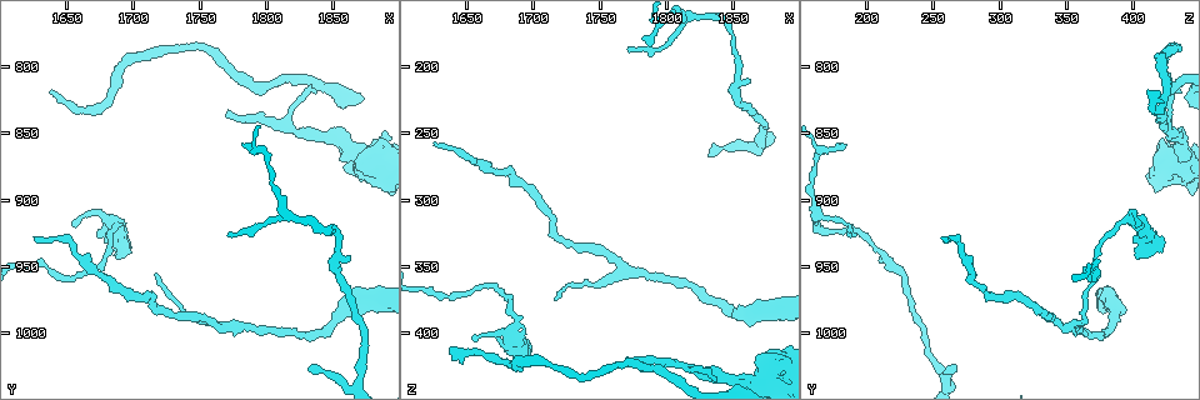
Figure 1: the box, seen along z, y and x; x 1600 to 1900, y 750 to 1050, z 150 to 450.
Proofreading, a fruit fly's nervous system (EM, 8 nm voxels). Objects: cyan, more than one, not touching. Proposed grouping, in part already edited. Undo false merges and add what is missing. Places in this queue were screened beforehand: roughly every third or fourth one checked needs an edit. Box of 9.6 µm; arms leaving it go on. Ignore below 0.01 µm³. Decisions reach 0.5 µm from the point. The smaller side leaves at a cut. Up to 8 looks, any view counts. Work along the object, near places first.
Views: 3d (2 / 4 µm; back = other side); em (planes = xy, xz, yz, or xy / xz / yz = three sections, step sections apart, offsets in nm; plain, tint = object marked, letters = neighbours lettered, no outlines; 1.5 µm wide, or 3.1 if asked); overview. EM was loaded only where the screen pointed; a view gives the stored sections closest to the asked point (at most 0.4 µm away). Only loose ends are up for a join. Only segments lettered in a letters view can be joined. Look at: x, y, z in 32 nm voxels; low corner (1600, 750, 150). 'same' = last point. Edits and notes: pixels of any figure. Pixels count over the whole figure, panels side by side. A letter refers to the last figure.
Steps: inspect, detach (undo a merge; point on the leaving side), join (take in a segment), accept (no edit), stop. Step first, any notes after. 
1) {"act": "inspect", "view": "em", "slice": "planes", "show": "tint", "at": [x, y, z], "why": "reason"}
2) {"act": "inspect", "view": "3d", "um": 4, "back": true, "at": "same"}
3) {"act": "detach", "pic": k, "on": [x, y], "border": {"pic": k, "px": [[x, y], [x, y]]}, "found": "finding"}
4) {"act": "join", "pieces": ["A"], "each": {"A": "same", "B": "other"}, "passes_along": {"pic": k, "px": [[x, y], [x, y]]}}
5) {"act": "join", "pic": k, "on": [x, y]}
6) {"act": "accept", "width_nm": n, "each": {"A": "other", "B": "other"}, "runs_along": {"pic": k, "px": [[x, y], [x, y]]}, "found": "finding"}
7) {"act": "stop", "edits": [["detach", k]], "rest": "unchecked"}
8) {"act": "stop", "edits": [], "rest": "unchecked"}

{"act": "inspect", "view": "em", "slice": "planes", "show": "plain", "at": [1772, 994, 356], "why": "three-way junction"}

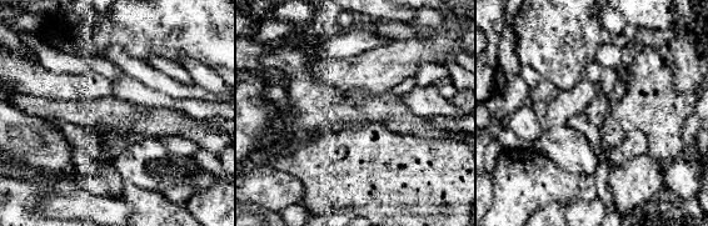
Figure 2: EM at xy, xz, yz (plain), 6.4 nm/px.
{"act": "inspect", "view": "em", "slice": "planes", "show": "letters", "at": "same"}

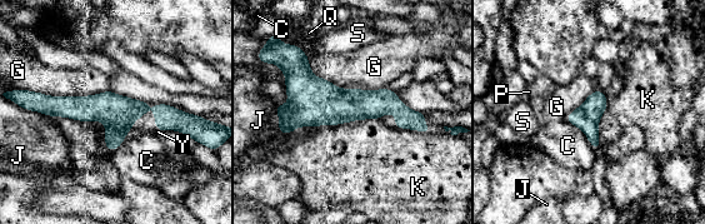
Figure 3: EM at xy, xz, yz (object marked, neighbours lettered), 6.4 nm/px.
{"act": "accept", "each": {"C": "other", "G": "other", "J": "other", "K": "other", "P": "other", "Q": "other", "S": "other", "Y": "other"}, "runs_along": {"pic": 3, "px": [[19, 96], [168, 117]]}, "found": "all the same neuron"}

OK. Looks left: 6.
{"act": "inspect", "view": "em", "slice": "xz", "step": 4, "show": "tint", "at": [1784, 858, 186]}

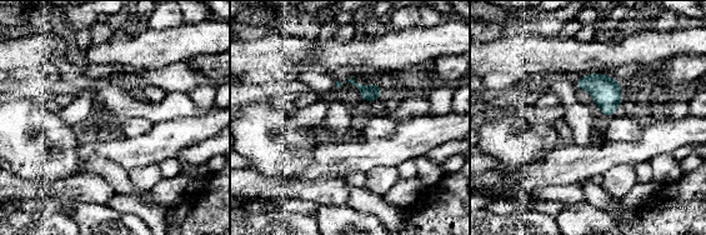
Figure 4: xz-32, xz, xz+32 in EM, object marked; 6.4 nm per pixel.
{"act": "inspect", "view": "em", "slice": "planes", "show": "letters", "at": "same"}

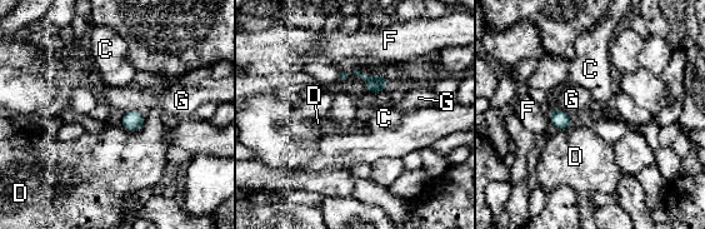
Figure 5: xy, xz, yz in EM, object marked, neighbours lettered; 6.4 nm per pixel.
{"act": "accept", "each": {"C": "other", "D": "other", "F": "other", "G": "other"}, "border": {"pic": 5, "px": [[351, 73], [371, 93], [386, 88]]}, "found": "none of them fits"}

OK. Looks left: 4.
{"act": "inspect", "view": "3d", "um": 4, "at": [1772, 834, 424], "why": "branch stops here"}

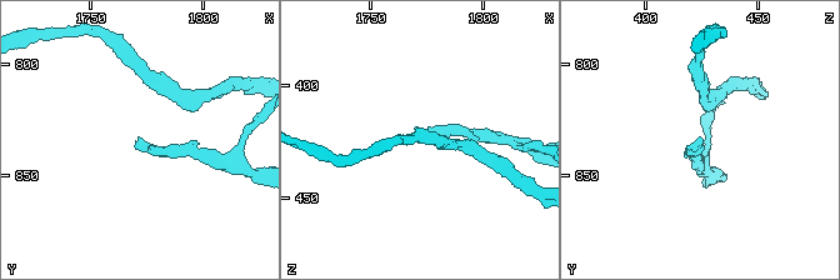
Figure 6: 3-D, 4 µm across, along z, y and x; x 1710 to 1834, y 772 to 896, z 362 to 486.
{"act": "inspect", "view": "em", "slice": "planes", "show": "letters", "at": [1770, 835, 422], "why": "need the tissue"}

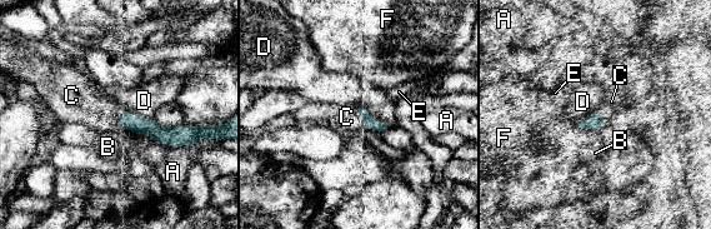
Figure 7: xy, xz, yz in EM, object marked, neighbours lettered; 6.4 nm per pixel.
{"act": "join", "pieces": ["C"], "each": {"A": "other", "B": "other", "C": "same", "D": "other", "E": "other", "F": "other"}, "found": "it goes on there"}

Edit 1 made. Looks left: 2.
{"act": "stop", "edits": [["join", 7]], "rest": "unchecked"}

